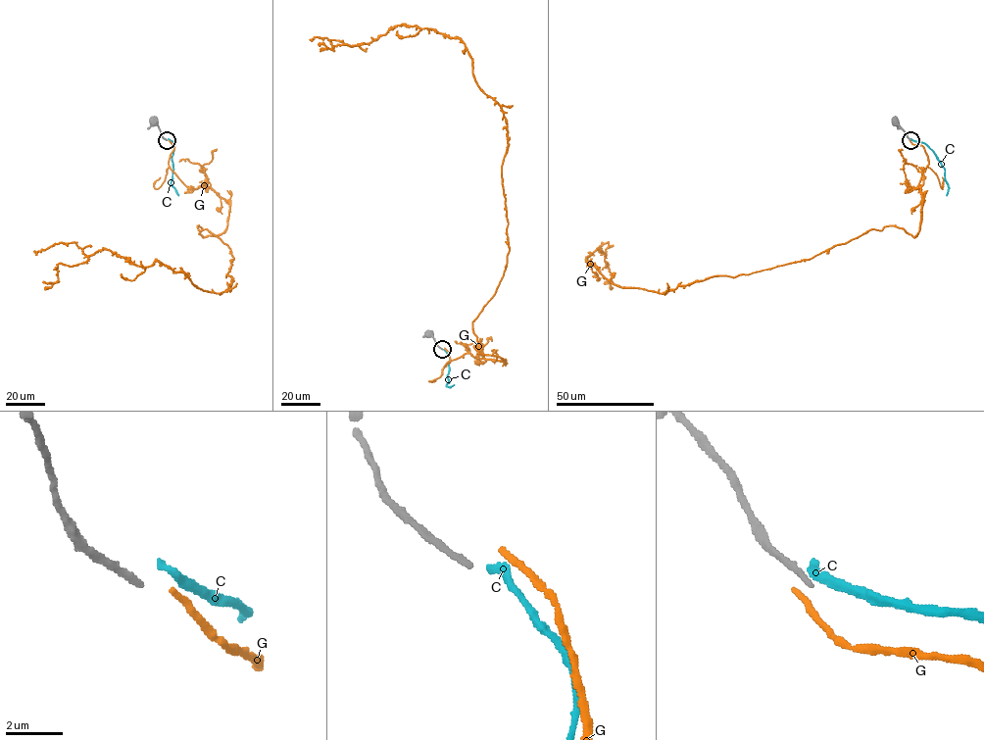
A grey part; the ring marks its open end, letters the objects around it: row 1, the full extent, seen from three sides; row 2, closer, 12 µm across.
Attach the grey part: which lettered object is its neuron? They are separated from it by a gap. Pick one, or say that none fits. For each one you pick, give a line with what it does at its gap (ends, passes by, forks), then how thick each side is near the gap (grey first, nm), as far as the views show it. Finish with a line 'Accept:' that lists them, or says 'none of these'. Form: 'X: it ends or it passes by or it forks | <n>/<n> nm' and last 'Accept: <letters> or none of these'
Accept: none of these

